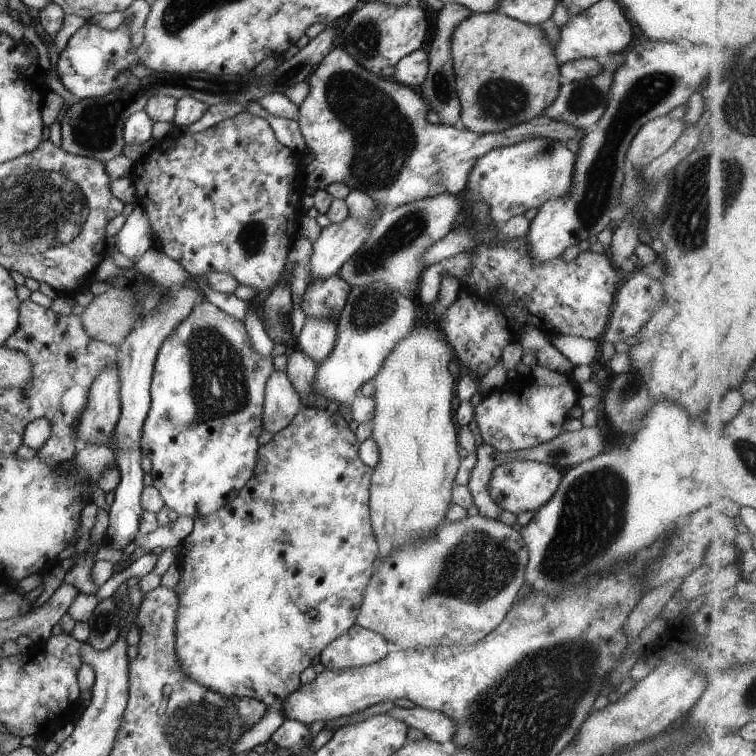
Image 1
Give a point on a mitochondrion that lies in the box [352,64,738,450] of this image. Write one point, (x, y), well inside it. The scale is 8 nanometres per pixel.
(649, 91)

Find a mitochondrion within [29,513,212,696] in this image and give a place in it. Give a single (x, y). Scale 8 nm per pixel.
(104, 619)

